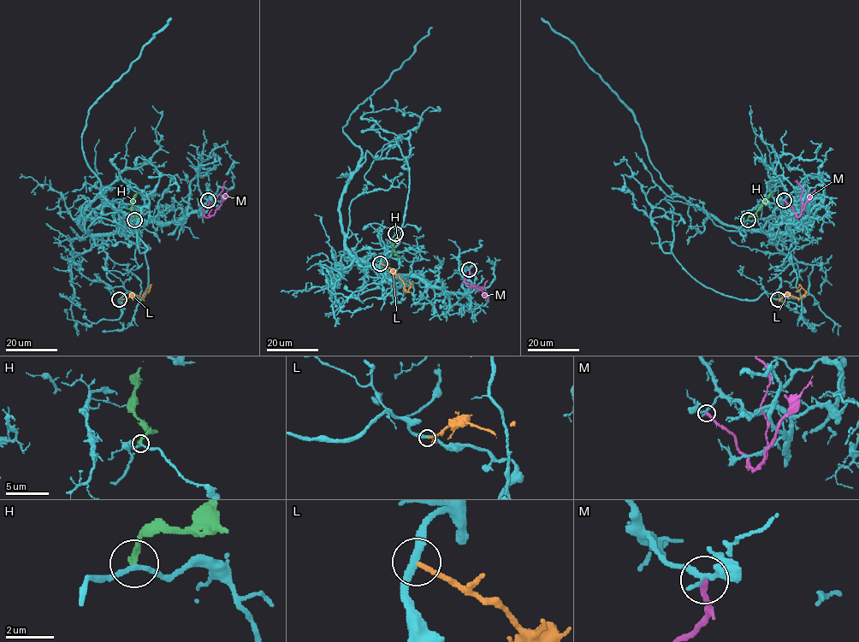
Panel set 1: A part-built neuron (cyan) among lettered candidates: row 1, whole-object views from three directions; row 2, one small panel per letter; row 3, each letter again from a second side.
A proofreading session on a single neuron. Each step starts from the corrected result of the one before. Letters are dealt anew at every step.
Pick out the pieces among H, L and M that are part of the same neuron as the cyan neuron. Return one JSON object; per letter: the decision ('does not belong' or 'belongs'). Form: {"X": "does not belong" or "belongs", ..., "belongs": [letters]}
{"H": "does not belong", "L": "does not belong", "M": "does not belong", "belongs": []}

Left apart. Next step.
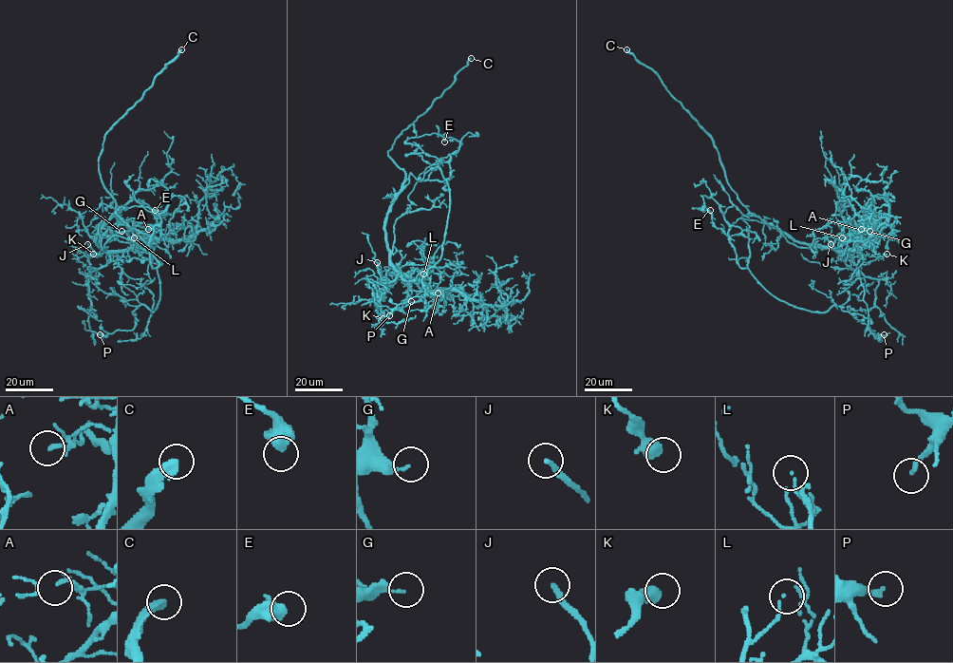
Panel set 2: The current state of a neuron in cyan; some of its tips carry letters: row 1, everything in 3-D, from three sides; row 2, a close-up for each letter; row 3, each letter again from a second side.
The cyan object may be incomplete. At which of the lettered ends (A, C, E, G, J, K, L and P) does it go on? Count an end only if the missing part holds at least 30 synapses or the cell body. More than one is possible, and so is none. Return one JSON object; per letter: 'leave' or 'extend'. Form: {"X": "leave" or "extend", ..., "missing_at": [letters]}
{"A": "leave", "C": "extend", "E": "leave", "G": "leave", "J": "extend", "K": "leave", "L": "leave", "P": "leave", "missing_at": ["C", "J"]}

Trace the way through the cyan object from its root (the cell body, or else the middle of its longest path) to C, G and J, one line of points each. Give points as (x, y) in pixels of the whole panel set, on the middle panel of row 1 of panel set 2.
C: (402, 189), (405, 172), (387, 156), (387, 151), (395, 139), (452, 84), (457, 73), (471, 58)
G: (402, 189), (387, 216), (384, 230), (392, 265), (427, 287), (427, 293), (418, 301), (405, 304), (411, 301)
J: (402, 189), (392, 204), (384, 225), (389, 260), (399, 272), (397, 277), (391, 281), (384, 278), (377, 262)

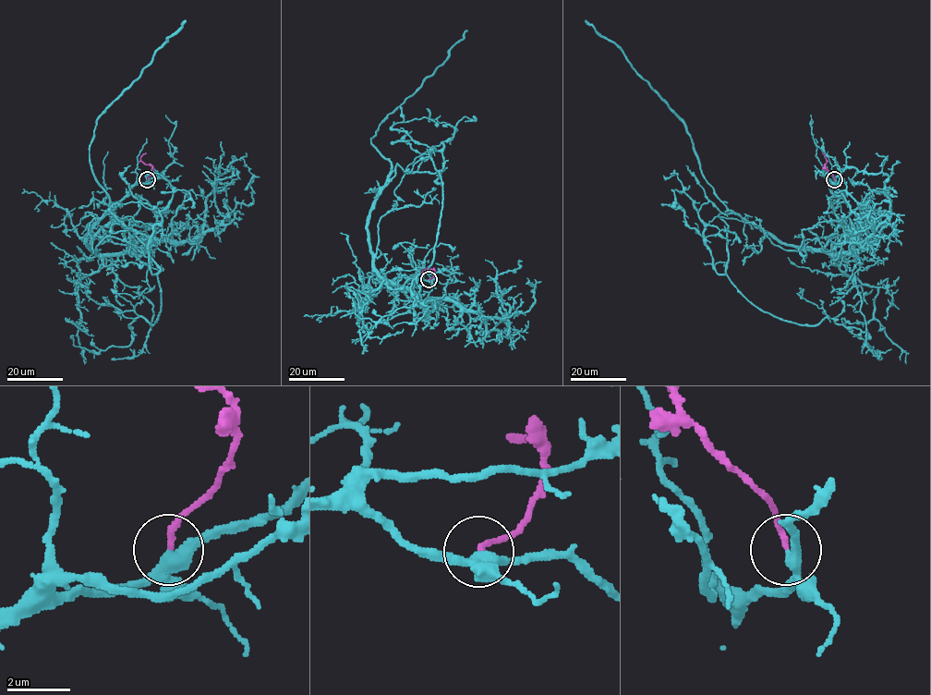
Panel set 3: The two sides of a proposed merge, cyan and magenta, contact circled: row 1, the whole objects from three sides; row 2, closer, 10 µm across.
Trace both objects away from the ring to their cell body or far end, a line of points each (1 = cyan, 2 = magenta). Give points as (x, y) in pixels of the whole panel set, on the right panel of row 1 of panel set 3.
1: (834, 179), (821, 248), (719, 216), (750, 301), (828, 316), (876, 351), (852, 336)
2: (834, 179), (824, 164), (826, 161), (823, 152)

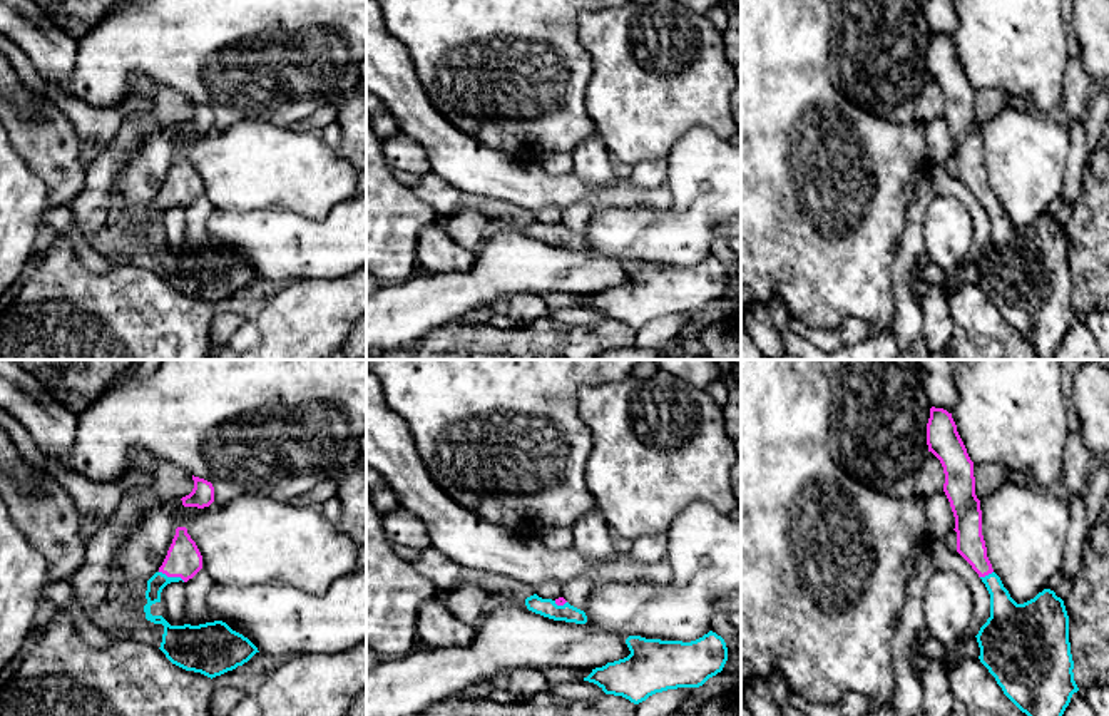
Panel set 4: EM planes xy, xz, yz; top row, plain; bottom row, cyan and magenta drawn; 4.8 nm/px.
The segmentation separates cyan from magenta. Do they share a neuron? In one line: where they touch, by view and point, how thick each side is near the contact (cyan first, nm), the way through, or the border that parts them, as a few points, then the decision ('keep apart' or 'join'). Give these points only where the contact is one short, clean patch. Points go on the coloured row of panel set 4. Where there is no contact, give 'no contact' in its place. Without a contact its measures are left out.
meets cyan in xy at (173, 577); 80 nm thick on the cyan side, 170 nm on the other; runs through xy (158, 581), (173, 577), (183, 559); join

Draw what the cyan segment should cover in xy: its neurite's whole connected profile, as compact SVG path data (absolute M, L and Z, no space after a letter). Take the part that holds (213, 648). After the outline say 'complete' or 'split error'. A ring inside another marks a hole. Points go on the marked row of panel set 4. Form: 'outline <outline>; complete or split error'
outline M177 527L162 565L147 580L144 612L147 621L164 626L159 649L172 664L212 679L248 662L259 652L258 647L222 621L171 626L162 616L151 614L151 606L161 602L161 592L167 584L187 582L201 569L202 555L196 542L186 527Z; split error

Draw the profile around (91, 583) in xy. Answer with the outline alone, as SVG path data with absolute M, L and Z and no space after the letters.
M124 494L114 515L89 540L85 559L70 577L75 601L89 619L117 577L117 554L125 539L139 527L142 514L144 497Z

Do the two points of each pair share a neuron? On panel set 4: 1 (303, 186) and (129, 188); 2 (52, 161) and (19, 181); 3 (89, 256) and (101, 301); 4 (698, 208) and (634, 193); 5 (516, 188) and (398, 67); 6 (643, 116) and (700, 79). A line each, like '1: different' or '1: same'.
1: same
2: different
3: different
4: different
5: same
6: same

